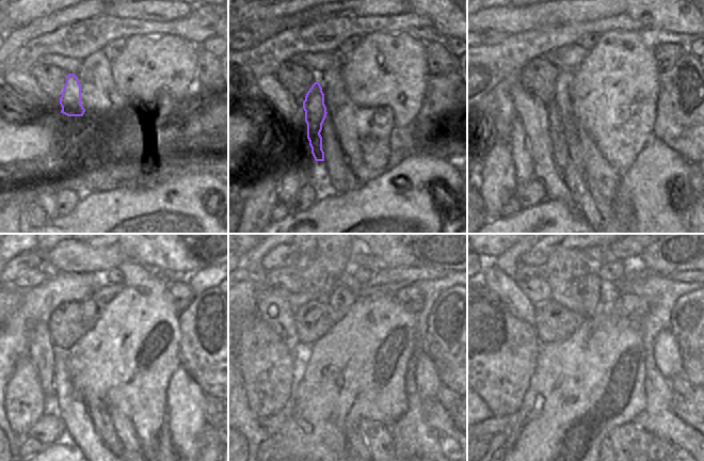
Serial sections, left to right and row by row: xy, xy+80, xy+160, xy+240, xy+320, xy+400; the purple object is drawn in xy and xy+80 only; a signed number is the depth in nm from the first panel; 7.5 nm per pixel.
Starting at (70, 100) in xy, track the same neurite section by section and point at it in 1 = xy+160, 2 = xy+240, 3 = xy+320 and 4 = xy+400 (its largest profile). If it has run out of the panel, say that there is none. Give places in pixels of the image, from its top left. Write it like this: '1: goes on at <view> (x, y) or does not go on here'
1: goes on at xy+160 (561, 154)
2: goes on at xy+240 (97, 411)
3: goes on at xy+320 (356, 444)
4: goes on at xy+400 (606, 450)

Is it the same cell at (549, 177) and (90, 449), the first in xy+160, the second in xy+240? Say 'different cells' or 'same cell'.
same cell

